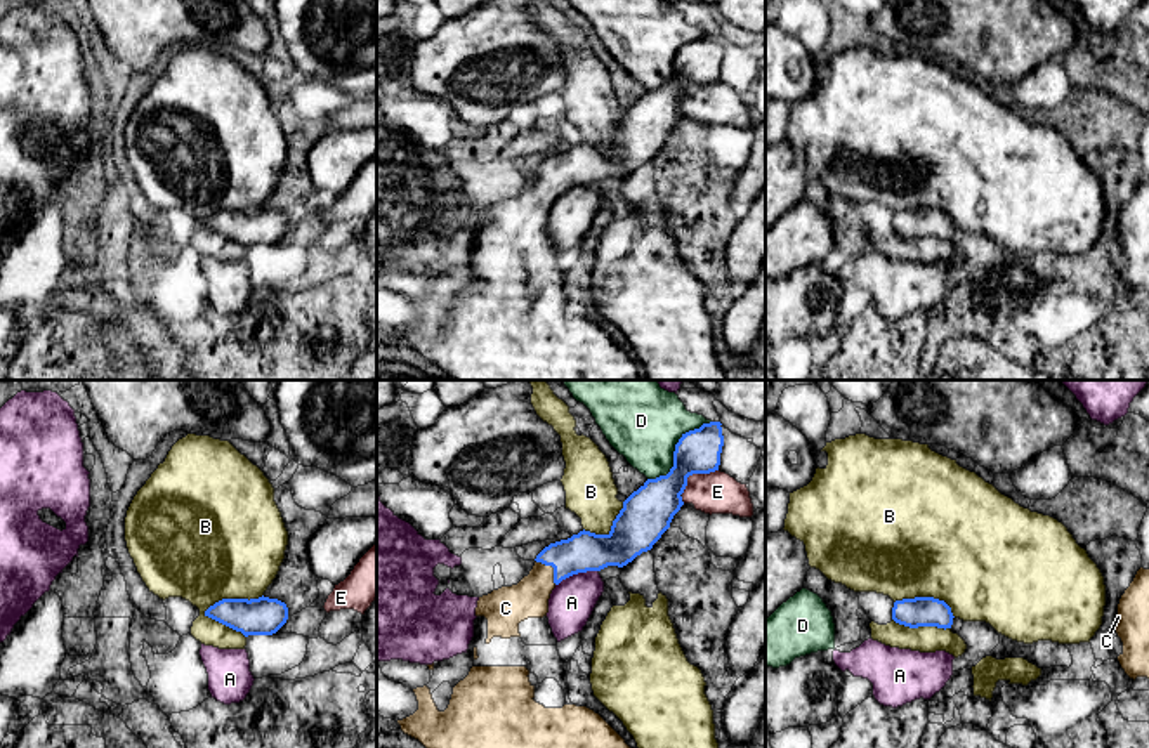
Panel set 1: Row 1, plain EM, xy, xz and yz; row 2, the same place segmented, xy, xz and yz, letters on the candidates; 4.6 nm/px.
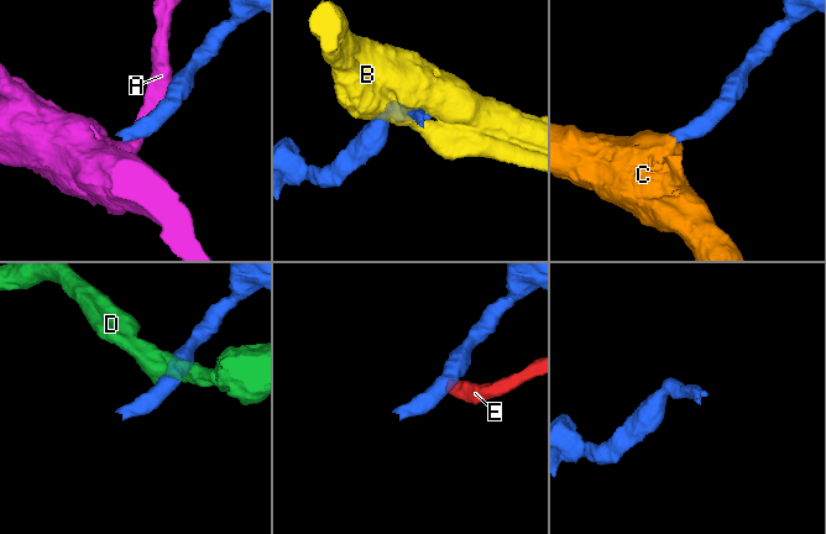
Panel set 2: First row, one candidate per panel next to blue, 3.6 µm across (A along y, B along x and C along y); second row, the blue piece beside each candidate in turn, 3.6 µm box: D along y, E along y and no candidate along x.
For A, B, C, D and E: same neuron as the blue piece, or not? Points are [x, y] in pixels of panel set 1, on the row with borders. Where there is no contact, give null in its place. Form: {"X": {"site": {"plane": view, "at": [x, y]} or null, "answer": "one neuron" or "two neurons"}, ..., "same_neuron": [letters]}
{"A": {"site": {"plane": "xz", "at": [577, 573]}, "answer": "two neurons"}, "B": {"site": {"plane": "xy", "at": [231, 599]}, "answer": "two neurons"}, "C": {"site": {"plane": "xz", "at": [552, 566]}, "answer": "one neuron"}, "D": {"site": {"plane": "xz", "at": [676, 450]}, "answer": "two neurons"}, "E": {"site": {"plane": "xz", "at": [695, 472]}, "answer": "two neurons"}, "same_neuron": ["C"]}

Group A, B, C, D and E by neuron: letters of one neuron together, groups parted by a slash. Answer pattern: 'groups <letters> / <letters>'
groups A / B / C / D E

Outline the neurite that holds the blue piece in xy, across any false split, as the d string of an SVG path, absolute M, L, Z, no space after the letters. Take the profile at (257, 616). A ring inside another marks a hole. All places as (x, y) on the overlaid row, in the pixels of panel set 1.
M269 597L222 599L205 611L205 616L248 635L272 635L288 620L285 602Z

